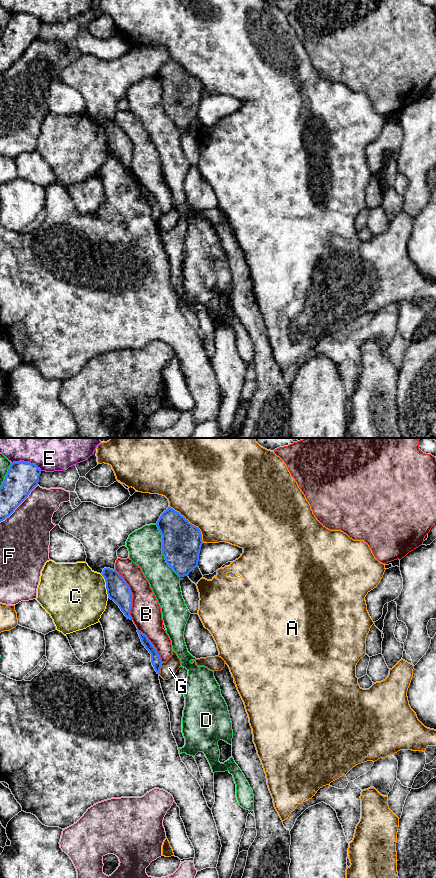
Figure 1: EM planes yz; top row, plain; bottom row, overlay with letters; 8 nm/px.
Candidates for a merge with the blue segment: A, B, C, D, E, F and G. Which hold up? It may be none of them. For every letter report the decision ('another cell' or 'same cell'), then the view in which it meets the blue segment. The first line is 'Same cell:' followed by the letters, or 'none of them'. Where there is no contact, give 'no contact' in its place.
Same cell: none of them
A: another cell; meets blue in yz
B: another cell; meets blue in yz
C: another cell; meets blue in yz
D: another cell; meets blue in yz
E: another cell; meets blue in yz
F: another cell; meets blue in yz
G: another cell; meets blue in yz

